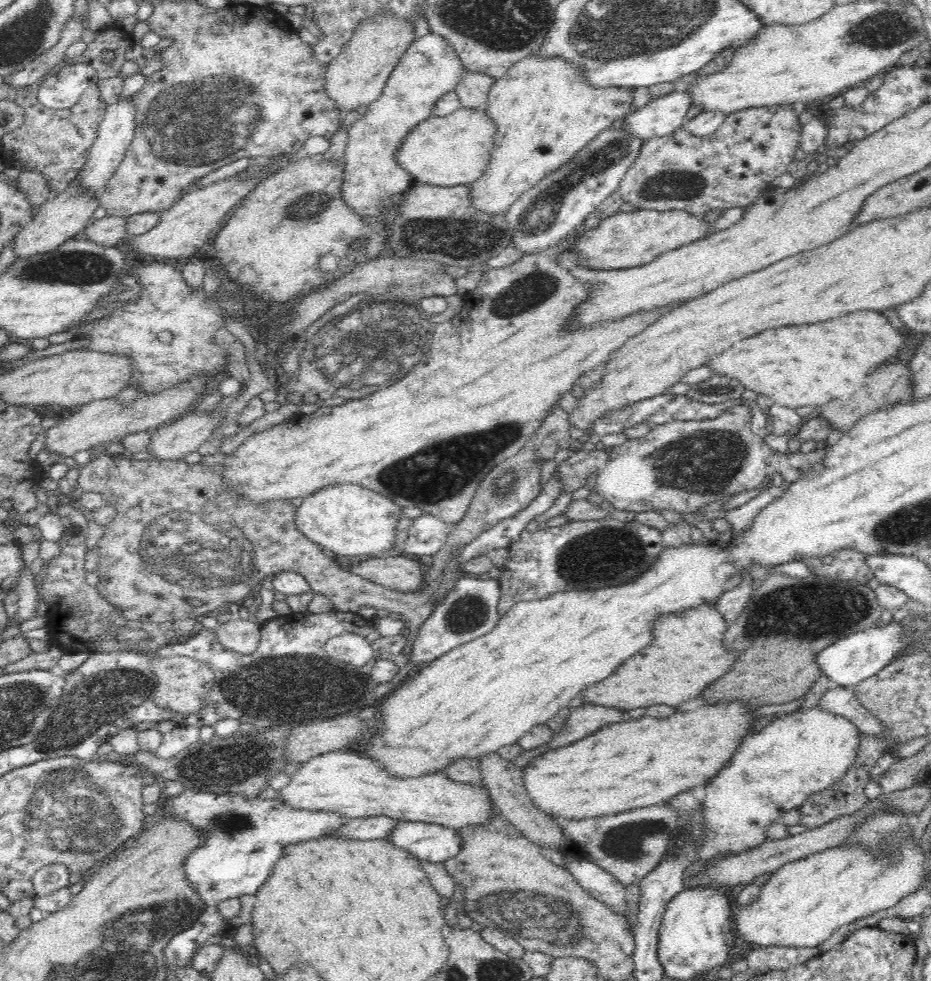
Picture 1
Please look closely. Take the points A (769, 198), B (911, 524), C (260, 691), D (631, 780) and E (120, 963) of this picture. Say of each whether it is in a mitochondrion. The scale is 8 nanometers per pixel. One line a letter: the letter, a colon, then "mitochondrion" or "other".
A: other
B: mitochondrion
C: mitochondrion
D: other
E: mitochondrion

